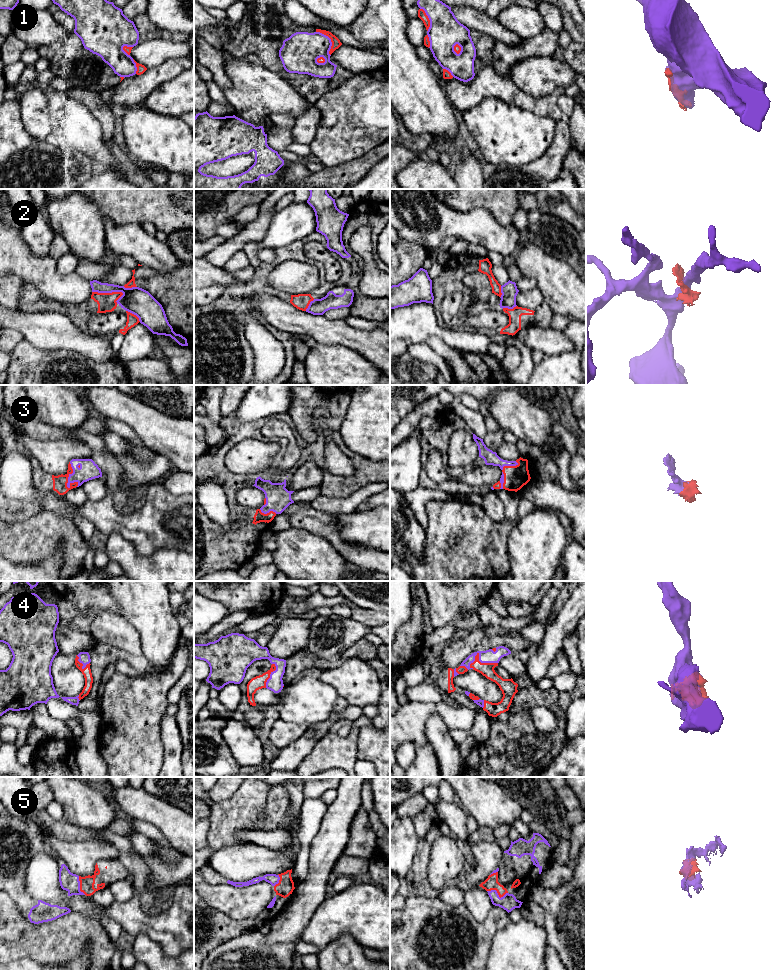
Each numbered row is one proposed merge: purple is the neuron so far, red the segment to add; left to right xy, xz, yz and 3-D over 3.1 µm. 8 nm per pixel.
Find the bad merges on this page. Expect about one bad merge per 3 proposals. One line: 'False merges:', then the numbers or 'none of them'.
False merges: 1, 2

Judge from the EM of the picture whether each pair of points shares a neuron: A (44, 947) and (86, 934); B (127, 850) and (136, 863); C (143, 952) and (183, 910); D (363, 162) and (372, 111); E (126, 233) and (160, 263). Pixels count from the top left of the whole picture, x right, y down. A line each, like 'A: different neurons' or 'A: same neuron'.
A: same neuron
B: same neuron
C: different neurons
D: different neurons
E: same neuron

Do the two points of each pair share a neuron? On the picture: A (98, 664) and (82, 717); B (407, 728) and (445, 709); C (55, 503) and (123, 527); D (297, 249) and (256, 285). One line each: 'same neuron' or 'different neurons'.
A: different neurons
B: same neuron
C: same neuron
D: same neuron

